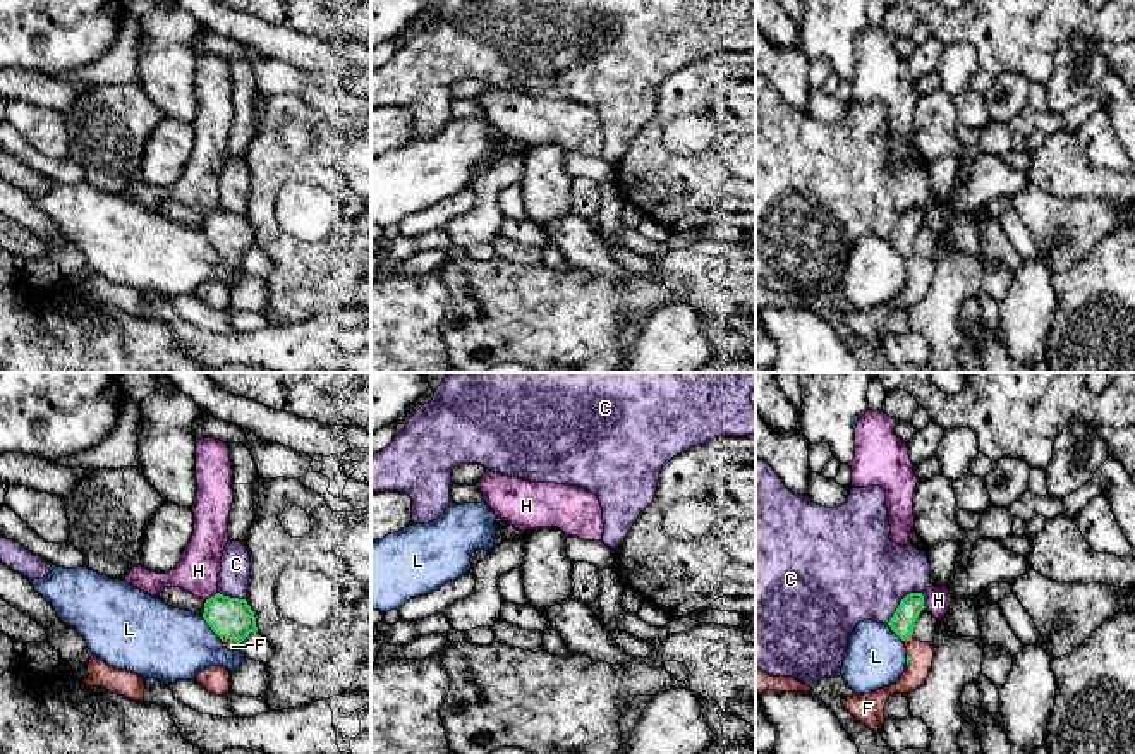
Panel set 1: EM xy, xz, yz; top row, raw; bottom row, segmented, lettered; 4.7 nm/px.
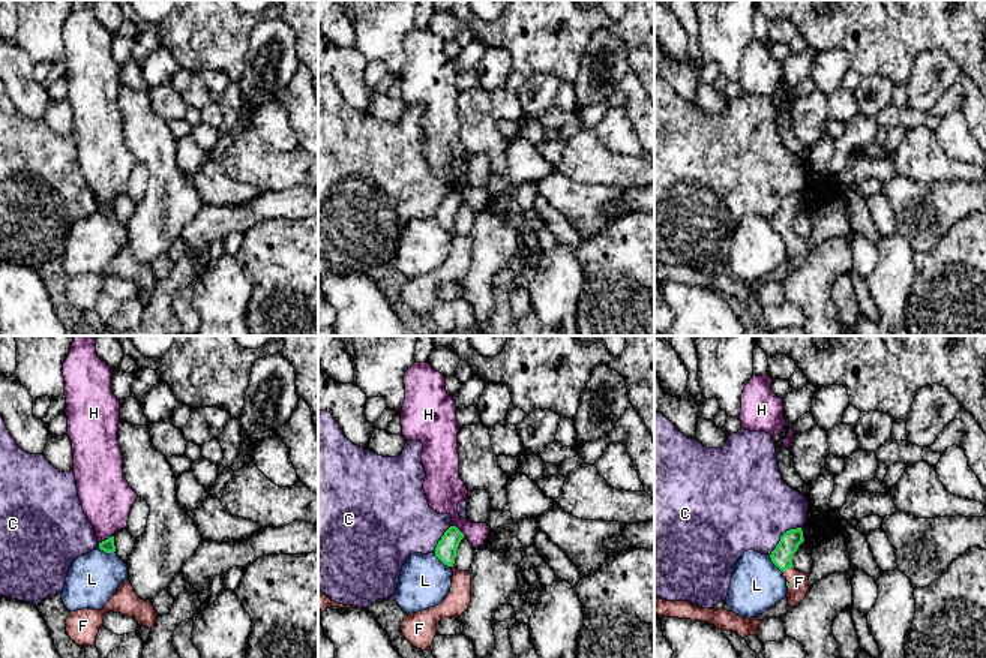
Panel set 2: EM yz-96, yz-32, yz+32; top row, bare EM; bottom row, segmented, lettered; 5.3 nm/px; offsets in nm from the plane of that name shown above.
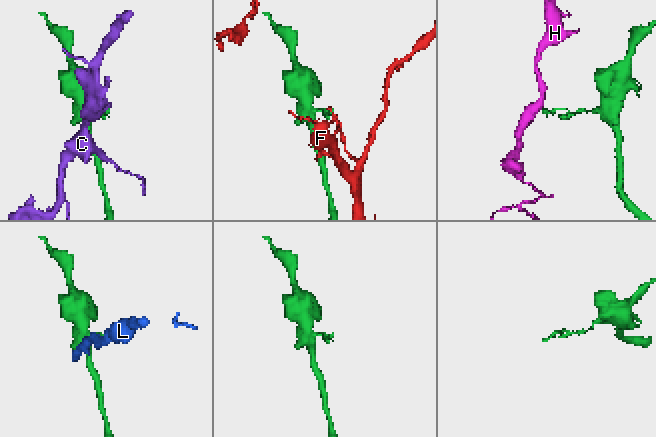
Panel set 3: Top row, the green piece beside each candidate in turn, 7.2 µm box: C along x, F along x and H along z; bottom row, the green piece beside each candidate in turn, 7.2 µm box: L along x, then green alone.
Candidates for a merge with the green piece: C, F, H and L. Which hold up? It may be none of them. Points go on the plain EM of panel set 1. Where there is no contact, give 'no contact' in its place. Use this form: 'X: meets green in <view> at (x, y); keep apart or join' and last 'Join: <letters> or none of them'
C: meets green in yz at (900, 217); keep apart
F: meets green in yz at (907, 251); keep apart
H: meets green in yz at (922, 215); keep apart
L: meets green in xy at (210, 241); keep apart
Join: none of them

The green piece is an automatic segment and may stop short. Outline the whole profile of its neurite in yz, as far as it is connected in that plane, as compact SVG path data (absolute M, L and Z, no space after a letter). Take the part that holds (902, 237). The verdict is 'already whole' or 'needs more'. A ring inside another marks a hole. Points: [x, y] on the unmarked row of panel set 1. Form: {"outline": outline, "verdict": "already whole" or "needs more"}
{"outline": "M910 208L900 216L888 240L903 256L913 251L913 240L924 223L924 210Z", "verdict": "already whole"}

